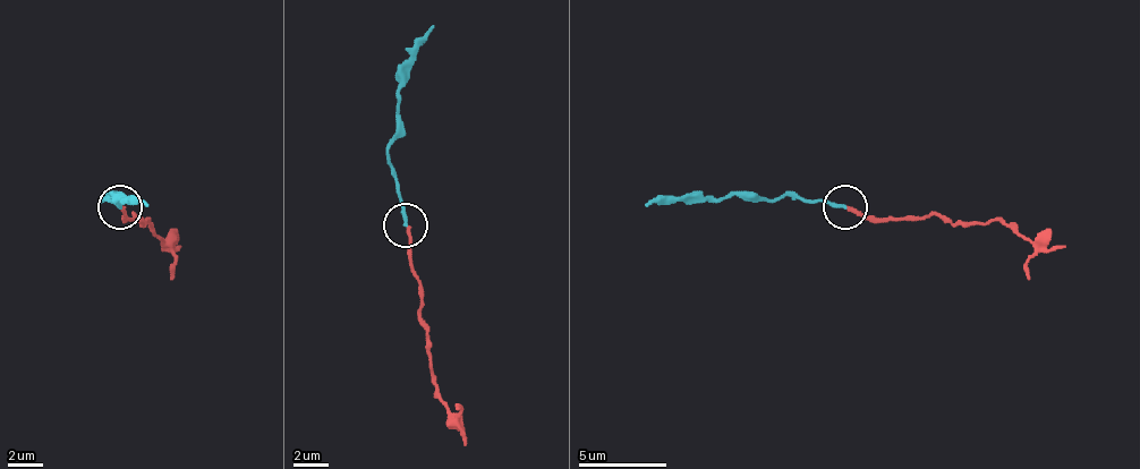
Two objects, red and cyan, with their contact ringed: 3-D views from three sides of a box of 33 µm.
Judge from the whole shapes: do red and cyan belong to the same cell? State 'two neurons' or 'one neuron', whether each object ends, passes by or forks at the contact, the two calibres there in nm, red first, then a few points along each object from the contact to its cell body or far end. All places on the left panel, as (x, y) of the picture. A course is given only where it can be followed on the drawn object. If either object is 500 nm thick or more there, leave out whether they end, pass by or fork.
one neuron | red ends | cyan ends | 200/200 nm | red via (120, 207), (125, 216), (146, 221), (169, 242), (169, 278) | cyan via (120, 207), (107, 194), (102, 198), (111, 194), (116, 198), (146, 203)

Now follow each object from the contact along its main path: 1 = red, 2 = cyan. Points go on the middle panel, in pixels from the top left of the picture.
1: (406, 227), (432, 385), (454, 411), (454, 407)
2: (406, 227), (388, 138), (397, 129), (401, 64), (432, 24)

